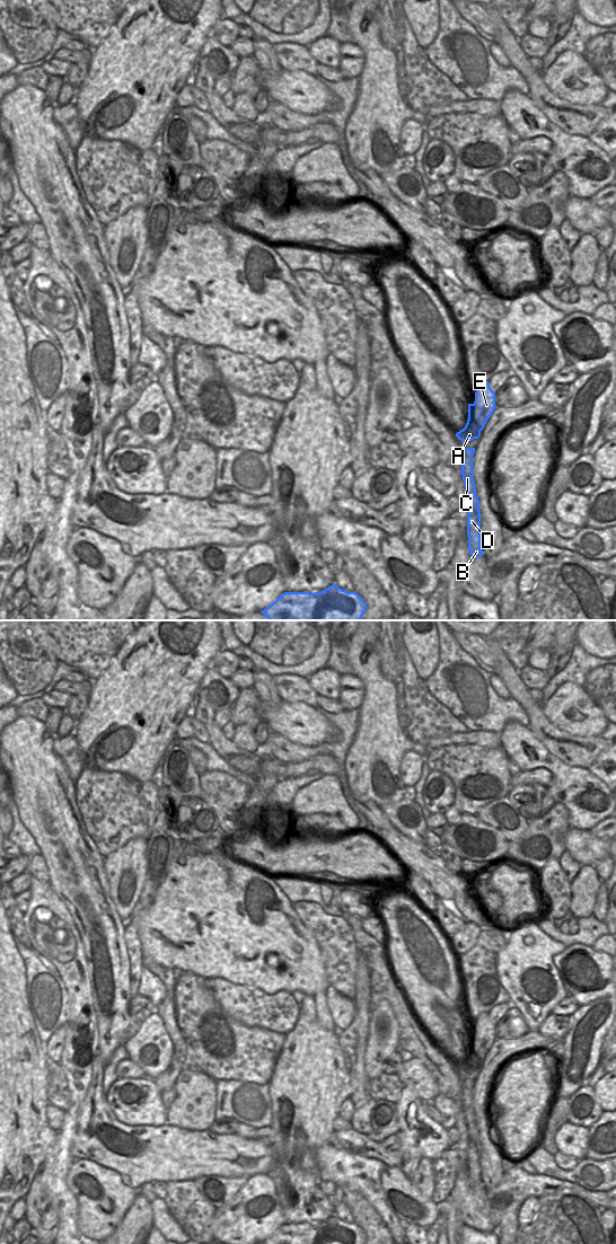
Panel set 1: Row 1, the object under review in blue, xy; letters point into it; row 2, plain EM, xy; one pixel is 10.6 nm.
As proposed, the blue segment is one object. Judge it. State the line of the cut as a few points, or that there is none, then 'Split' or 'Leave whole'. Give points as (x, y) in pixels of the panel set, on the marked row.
Split along xy (469, 505), (480, 520). Split.

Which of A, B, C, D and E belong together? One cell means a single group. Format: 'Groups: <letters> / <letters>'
Groups: A C E / B D.

